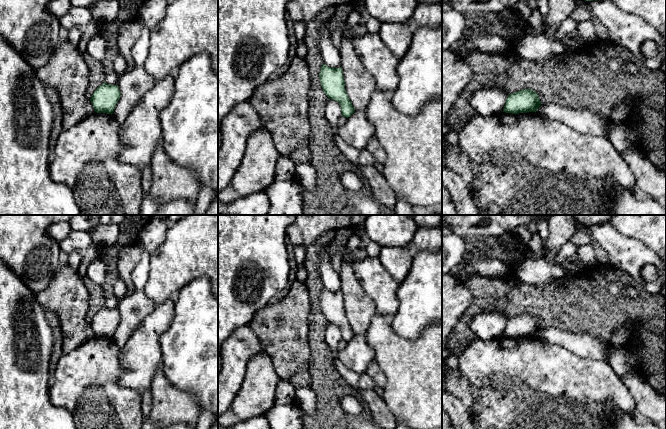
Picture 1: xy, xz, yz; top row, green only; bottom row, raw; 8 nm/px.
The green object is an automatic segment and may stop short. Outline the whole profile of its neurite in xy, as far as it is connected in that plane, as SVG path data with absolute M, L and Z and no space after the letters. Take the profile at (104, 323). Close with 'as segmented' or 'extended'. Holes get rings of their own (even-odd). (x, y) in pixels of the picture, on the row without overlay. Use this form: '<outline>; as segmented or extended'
M104 306L93 317L90 325L97 337L113 338L121 317L117 309Z; as segmented

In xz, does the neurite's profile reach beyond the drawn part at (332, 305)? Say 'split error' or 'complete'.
complete

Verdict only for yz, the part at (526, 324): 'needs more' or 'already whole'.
already whole

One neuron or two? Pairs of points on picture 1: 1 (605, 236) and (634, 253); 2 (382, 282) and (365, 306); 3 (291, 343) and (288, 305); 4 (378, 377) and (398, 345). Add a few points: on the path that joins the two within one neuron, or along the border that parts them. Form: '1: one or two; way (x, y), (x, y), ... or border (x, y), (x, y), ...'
1: one; way (612, 241), (627, 253)
2: two; border (356, 278), (373, 302), (376, 312)
3: one; way (288, 334), (288, 314)
4: two; border (375, 360), (385, 376), (385, 386), (383, 388)

